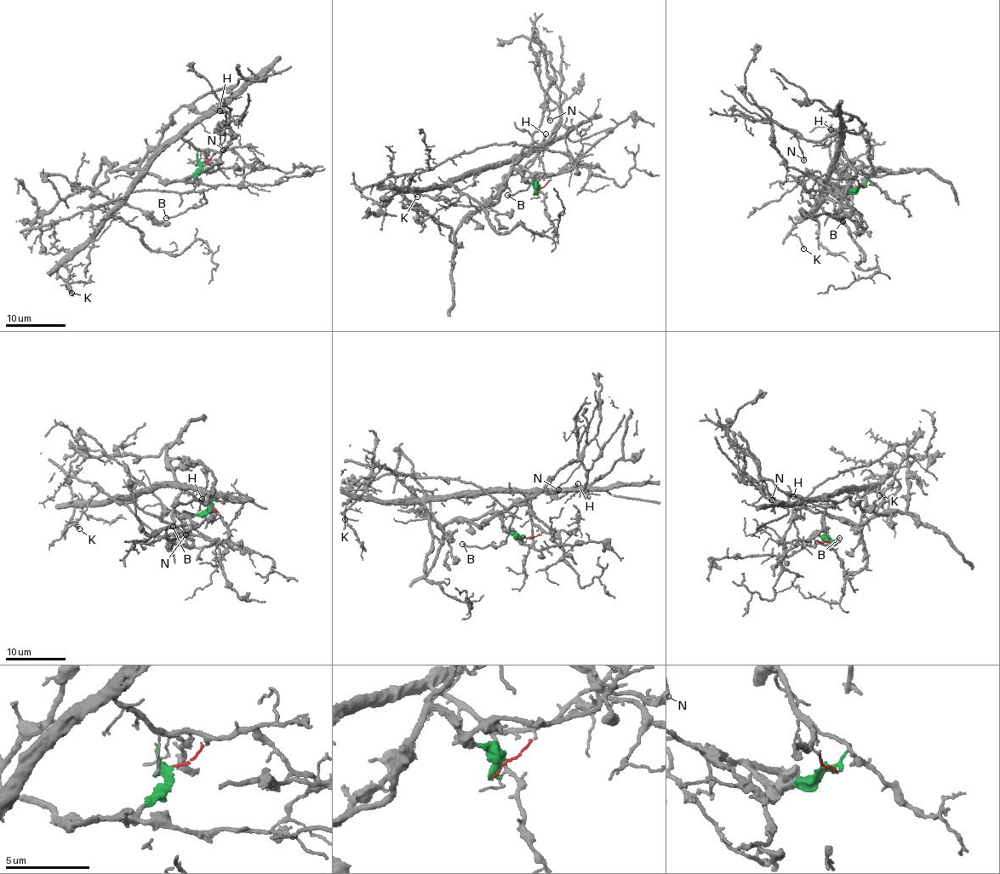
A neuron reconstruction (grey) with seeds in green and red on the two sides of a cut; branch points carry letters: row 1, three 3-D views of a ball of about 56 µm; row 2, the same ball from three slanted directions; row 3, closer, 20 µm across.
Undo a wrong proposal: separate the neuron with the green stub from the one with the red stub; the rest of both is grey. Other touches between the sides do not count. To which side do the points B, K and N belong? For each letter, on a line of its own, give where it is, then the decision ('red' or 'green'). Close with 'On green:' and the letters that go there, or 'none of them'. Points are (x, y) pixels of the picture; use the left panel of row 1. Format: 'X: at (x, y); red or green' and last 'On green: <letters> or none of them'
B: at (166, 218); green
K: at (71, 293); red
N: at (223, 150); red
On green: B

